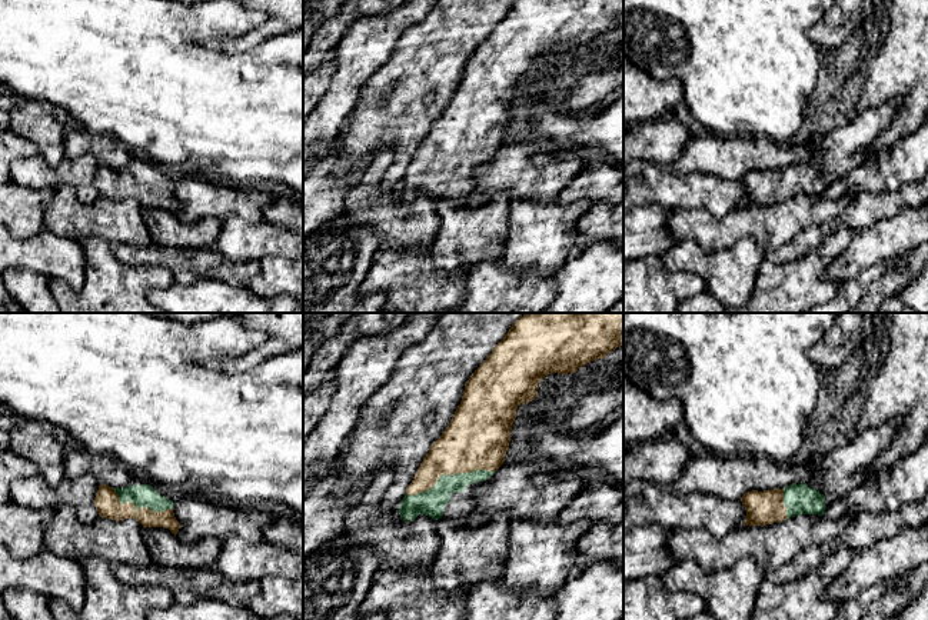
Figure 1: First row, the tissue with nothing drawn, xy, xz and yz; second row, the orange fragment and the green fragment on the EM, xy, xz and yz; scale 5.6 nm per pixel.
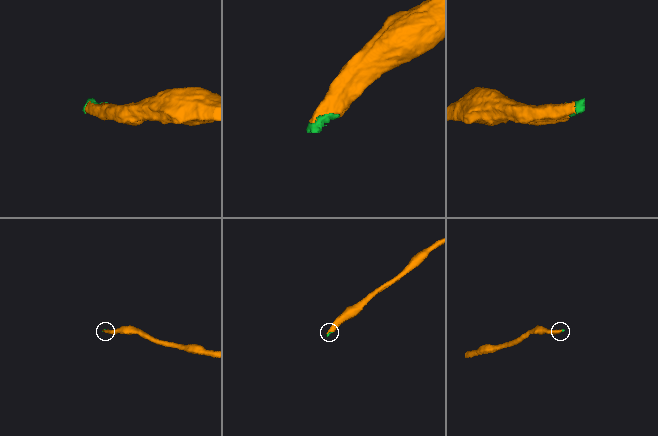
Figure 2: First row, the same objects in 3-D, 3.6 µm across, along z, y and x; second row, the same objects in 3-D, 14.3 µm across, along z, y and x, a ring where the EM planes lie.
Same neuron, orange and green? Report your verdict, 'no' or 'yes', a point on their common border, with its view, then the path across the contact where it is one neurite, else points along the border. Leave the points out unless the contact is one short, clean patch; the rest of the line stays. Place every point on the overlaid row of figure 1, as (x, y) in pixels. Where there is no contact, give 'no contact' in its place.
yes | xz (449, 474)

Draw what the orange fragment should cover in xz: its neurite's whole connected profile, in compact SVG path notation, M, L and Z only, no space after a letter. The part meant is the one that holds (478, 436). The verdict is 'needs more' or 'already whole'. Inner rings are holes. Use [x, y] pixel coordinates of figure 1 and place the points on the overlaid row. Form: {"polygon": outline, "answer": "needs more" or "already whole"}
{"polygon": "M525 313L495 346L465 384L462 401L449 426L430 446L400 503L395 523L399 529L419 514L433 520L458 520L476 503L468 484L489 479L505 461L510 430L520 403L538 397L538 386L548 374L568 374L605 359L623 344L623 313Z", "answer": "needs more"}

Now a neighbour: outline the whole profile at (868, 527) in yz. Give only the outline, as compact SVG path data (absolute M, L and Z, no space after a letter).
M928 494L918 501L904 504L898 511L864 511L858 513L846 529L831 544L821 544L801 551L788 564L775 571L764 574L771 583L786 583L809 574L825 559L848 547L855 551L867 549L879 540L889 539L907 527L922 527L928 524Z

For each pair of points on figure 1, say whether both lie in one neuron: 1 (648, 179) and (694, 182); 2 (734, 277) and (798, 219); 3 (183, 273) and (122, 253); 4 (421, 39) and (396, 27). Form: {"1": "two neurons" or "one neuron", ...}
{"1": "one neuron", "2": "two neurons", "3": "one neuron", "4": "two neurons"}

